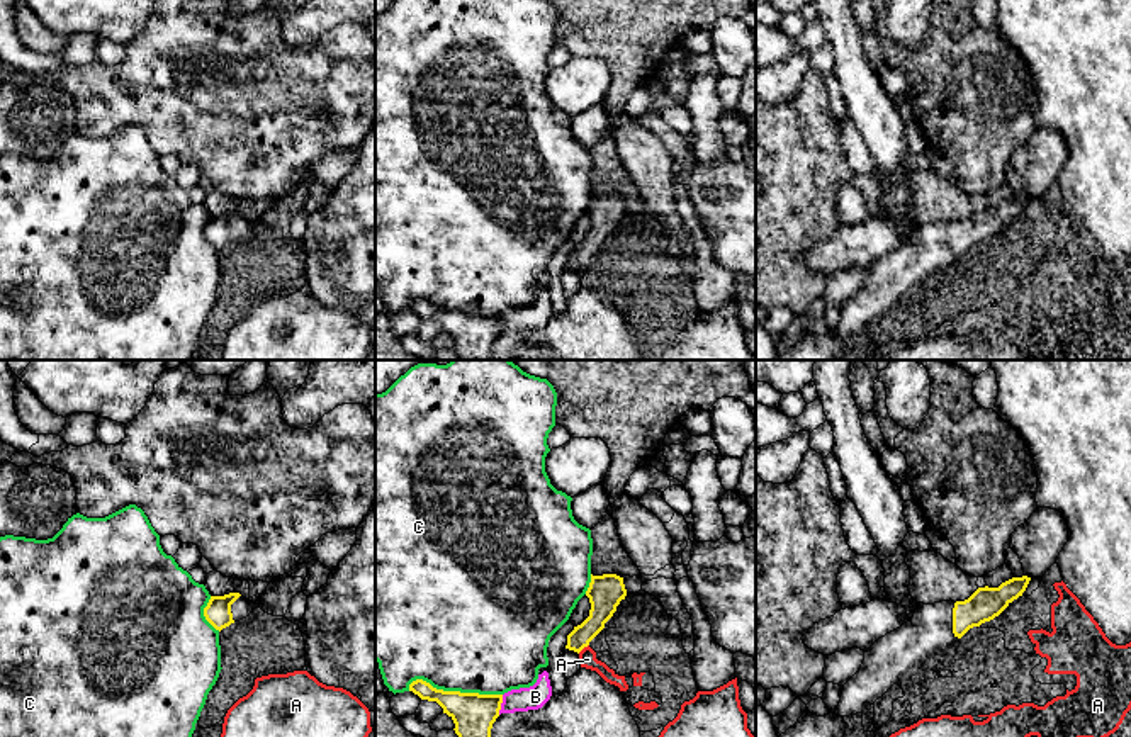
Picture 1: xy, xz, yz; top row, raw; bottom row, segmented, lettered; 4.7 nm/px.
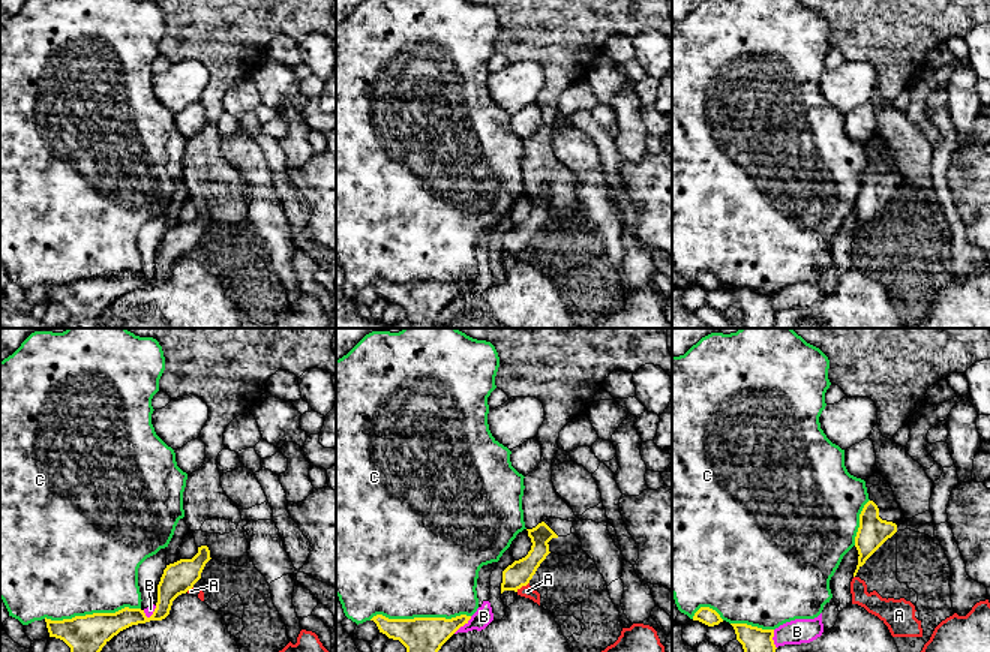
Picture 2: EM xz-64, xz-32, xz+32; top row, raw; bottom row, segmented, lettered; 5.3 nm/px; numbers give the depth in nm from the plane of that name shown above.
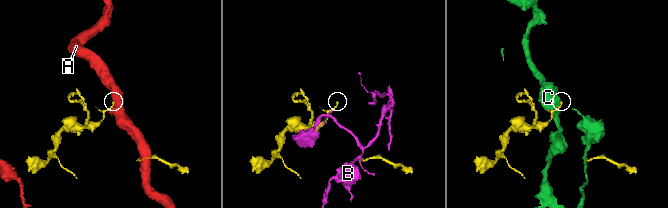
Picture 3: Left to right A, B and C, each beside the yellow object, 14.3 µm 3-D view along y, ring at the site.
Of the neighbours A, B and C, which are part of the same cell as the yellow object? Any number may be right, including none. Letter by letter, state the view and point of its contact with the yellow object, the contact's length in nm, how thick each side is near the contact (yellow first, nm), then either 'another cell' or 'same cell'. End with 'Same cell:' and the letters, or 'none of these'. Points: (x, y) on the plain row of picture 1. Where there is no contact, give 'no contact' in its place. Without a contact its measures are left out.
A: meets yellow in xz at (583, 267); contact 70 nm long; 130 nm thick on the yellow side, 80 nm on the other; another cell
B: meets yellow in xz at (500, 325); contact 100 nm long; 200 nm thick on the yellow side, 110 nm on the other; another cell
C: meets yellow in xz at (455, 311); contact 460 nm long; 200 nm thick on the yellow side, 500 nm on the other; another cell
Same cell: none of these

